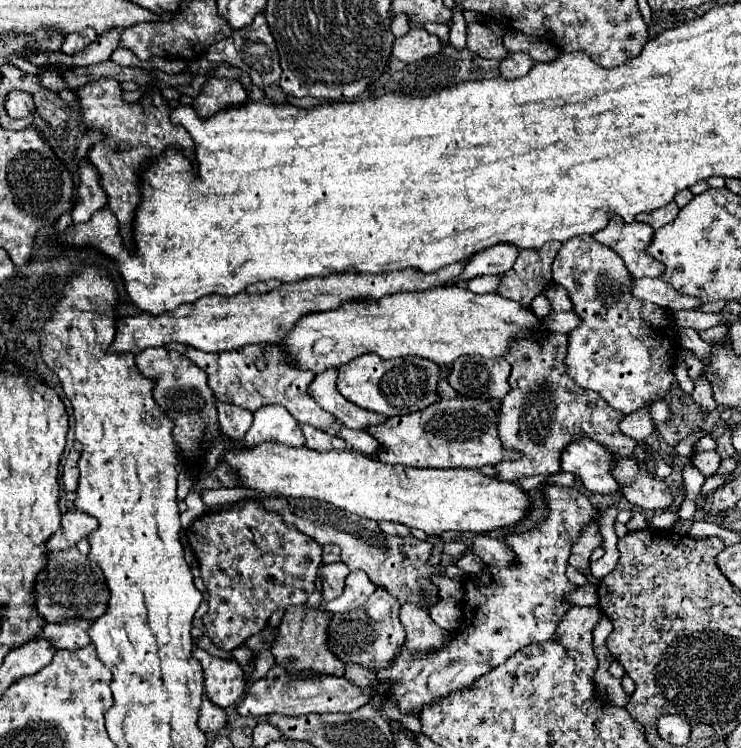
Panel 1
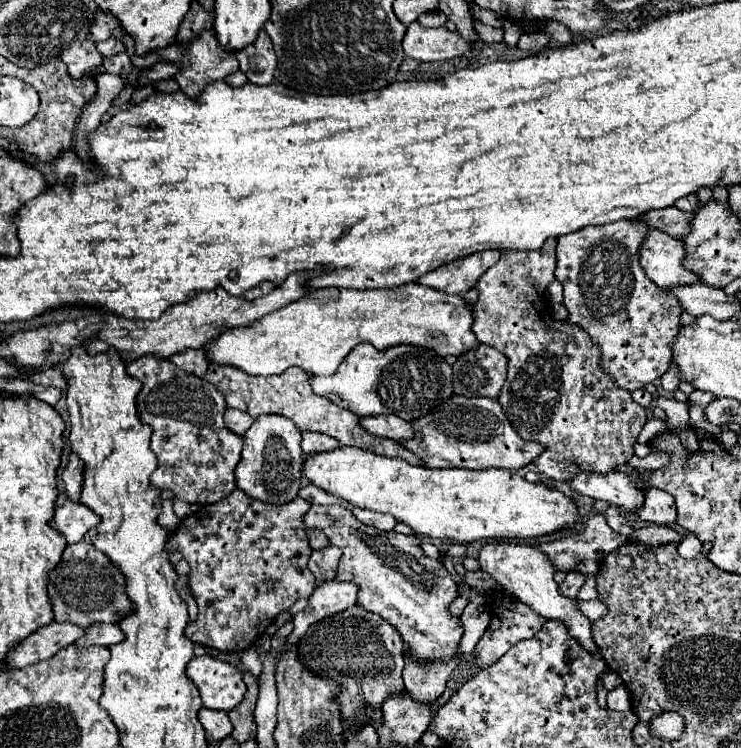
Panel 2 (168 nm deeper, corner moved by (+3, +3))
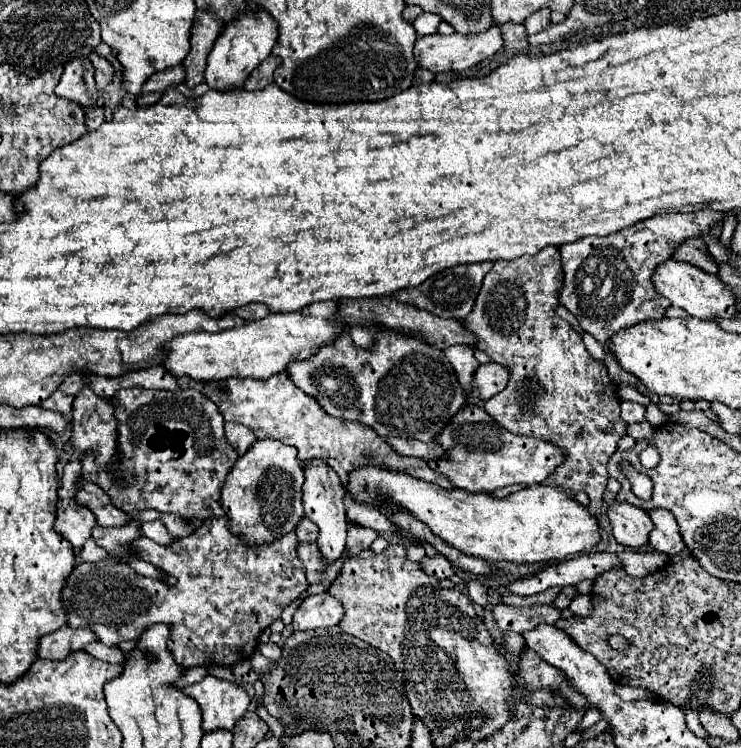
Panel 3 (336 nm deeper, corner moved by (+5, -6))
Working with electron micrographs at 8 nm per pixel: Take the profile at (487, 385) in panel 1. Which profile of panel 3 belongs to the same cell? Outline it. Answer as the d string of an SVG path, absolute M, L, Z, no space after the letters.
M496 362L482 364L474 374L472 394L476 398L480 398L482 402L486 402L506 388L508 378L510 378L510 374L502 364L496 364Z

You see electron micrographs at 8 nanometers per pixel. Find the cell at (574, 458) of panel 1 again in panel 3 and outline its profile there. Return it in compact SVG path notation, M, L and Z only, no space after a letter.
M612 502L608 508L608 520L612 524L612 536L618 544L626 548L642 548L648 546L648 534L654 524L648 512L640 508L632 508L626 502Z

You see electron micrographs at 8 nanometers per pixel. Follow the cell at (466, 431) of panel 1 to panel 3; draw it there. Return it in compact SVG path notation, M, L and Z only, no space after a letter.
M466 404L464 410L452 418L436 442L448 450L450 458L440 462L430 460L428 464L432 464L436 472L444 474L456 488L468 492L492 492L512 484L542 484L566 458L562 448L538 438L512 434L492 420L484 408L470 404Z

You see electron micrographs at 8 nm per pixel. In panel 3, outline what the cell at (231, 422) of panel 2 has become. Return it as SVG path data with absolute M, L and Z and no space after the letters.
M226 424L226 440L230 442L230 446L242 456L246 450L250 450L250 446L256 442L256 436L252 434L252 430L248 430L246 426L238 426L238 424Z

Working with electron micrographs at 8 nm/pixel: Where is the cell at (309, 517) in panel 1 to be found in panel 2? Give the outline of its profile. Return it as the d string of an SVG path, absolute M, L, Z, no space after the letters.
M312 505L304 515L306 529L320 529L332 545L342 549L338 581L354 581L360 587L358 605L370 613L382 615L394 625L414 659L434 661L450 659L462 637L460 619L448 613L448 605L458 597L456 581L442 561L430 559L416 535L380 531L360 523L352 511L342 505Z

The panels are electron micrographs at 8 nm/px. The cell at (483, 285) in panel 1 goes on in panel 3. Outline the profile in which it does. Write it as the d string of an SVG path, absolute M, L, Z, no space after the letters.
M450 346L444 352L446 352L446 358L450 360L450 364L454 366L456 374L458 374L458 380L460 380L460 384L464 388L468 404L482 406L480 400L468 396L468 394L472 394L472 388L470 388L472 386L472 376L476 372L476 368L480 366L480 362L474 358L474 348L470 348L470 346Z

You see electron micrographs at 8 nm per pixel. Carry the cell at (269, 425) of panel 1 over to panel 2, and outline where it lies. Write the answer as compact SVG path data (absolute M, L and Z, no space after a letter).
M260 415L254 419L252 427L242 435L244 449L242 459L236 467L236 485L254 499L266 503L286 503L292 501L302 487L302 449L300 449L300 429L294 421L282 415Z

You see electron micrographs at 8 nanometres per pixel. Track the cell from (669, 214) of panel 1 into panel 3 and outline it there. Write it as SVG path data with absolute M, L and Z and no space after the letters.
M692 238L692 242L684 242L684 246L680 246L680 250L676 250L674 258L678 262L688 262L708 274L718 274L718 264L710 256L708 246L702 238Z

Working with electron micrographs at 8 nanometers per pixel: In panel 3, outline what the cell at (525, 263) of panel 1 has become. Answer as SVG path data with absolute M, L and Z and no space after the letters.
M544 248L536 256L520 256L516 260L496 260L492 270L484 276L482 290L476 298L474 310L464 318L464 326L478 336L478 350L484 350L494 362L502 364L510 372L506 390L492 396L484 410L510 432L524 436L536 436L562 450L566 450L566 462L552 474L554 482L568 492L586 492L594 502L594 516L600 514L602 494L606 490L608 472L606 464L618 448L618 440L626 436L626 422L620 418L620 398L612 384L608 370L590 358L582 336L562 320L554 310L560 306L558 294L564 284L560 250Z

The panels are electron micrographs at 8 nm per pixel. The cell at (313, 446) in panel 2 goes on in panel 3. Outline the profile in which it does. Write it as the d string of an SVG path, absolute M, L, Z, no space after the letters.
M308 462L306 470L304 470L306 482L302 486L304 490L304 510L306 516L312 518L312 522L318 526L318 550L322 554L322 558L332 564L336 562L342 552L344 552L344 542L346 542L346 508L344 508L344 488L340 486L340 480L336 476L336 472L330 466L324 466L322 462Z

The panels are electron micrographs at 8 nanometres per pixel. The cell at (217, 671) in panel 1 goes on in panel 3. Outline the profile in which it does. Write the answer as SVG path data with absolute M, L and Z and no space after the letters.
M206 676L204 682L196 686L188 686L184 690L190 698L194 698L202 710L202 730L232 730L236 720L240 720L250 704L250 696L244 688L234 682L218 680L214 676Z

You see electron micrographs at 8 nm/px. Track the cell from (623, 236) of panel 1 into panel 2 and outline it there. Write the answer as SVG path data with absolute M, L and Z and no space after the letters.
M650 227L640 249L640 265L650 281L654 281L660 289L676 287L676 285L692 285L698 283L698 277L688 269L682 269L682 241Z

